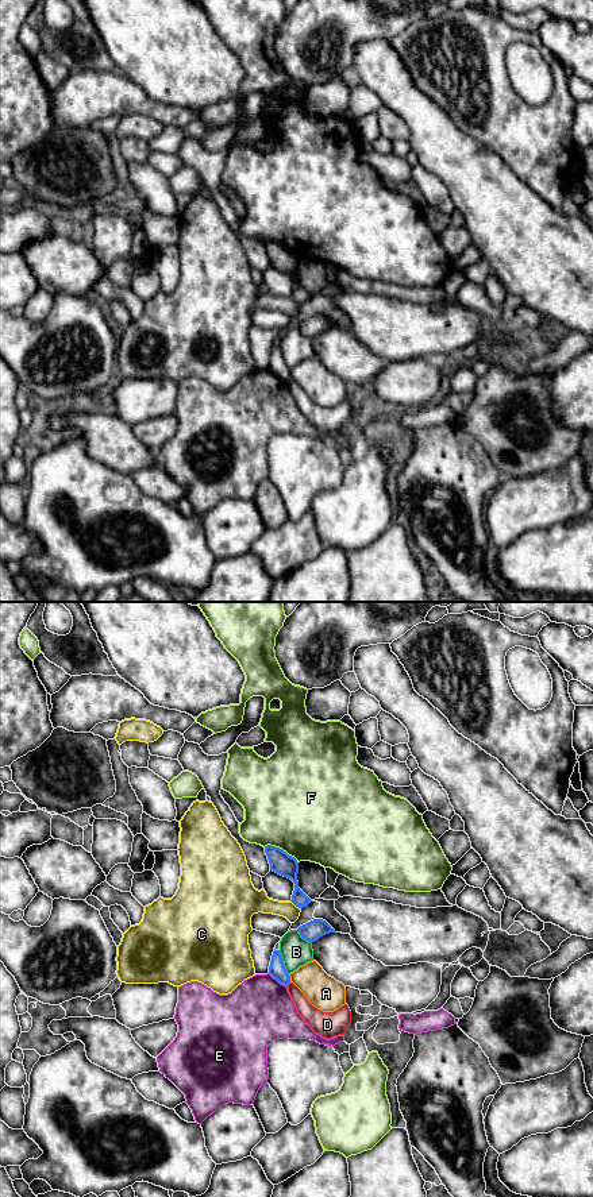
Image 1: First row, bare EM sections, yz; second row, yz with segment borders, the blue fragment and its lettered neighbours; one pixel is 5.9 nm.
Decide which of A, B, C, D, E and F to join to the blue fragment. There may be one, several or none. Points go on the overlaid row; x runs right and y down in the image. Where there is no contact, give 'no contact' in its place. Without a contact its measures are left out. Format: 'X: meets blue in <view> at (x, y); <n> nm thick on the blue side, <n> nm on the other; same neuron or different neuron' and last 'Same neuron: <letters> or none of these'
A: meets blue in yz at (289, 979); 100 nm thick on the blue side, 200 nm on the other; different neuron
B: meets blue in yz at (282, 962); 100 nm thick on the blue side, 180 nm on the other; different neuron
C: meets blue in yz at (296, 906); 130 nm thick on the blue side, 140 nm on the other; different neuron
D: meets blue in yz at (288, 984); 100 nm thick on the blue side, 110 nm on the other; different neuron
E: meets blue in yz at (277, 980); 100 nm thick on the blue side, 400 nm on the other; different neuron
F: meets blue in yz at (281, 849); 140 nm thick on the blue side, 500 nm on the other; different neuron
Same neuron: none of these

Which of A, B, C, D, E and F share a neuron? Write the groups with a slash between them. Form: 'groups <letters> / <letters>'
groups A / B / C / D / E / F

